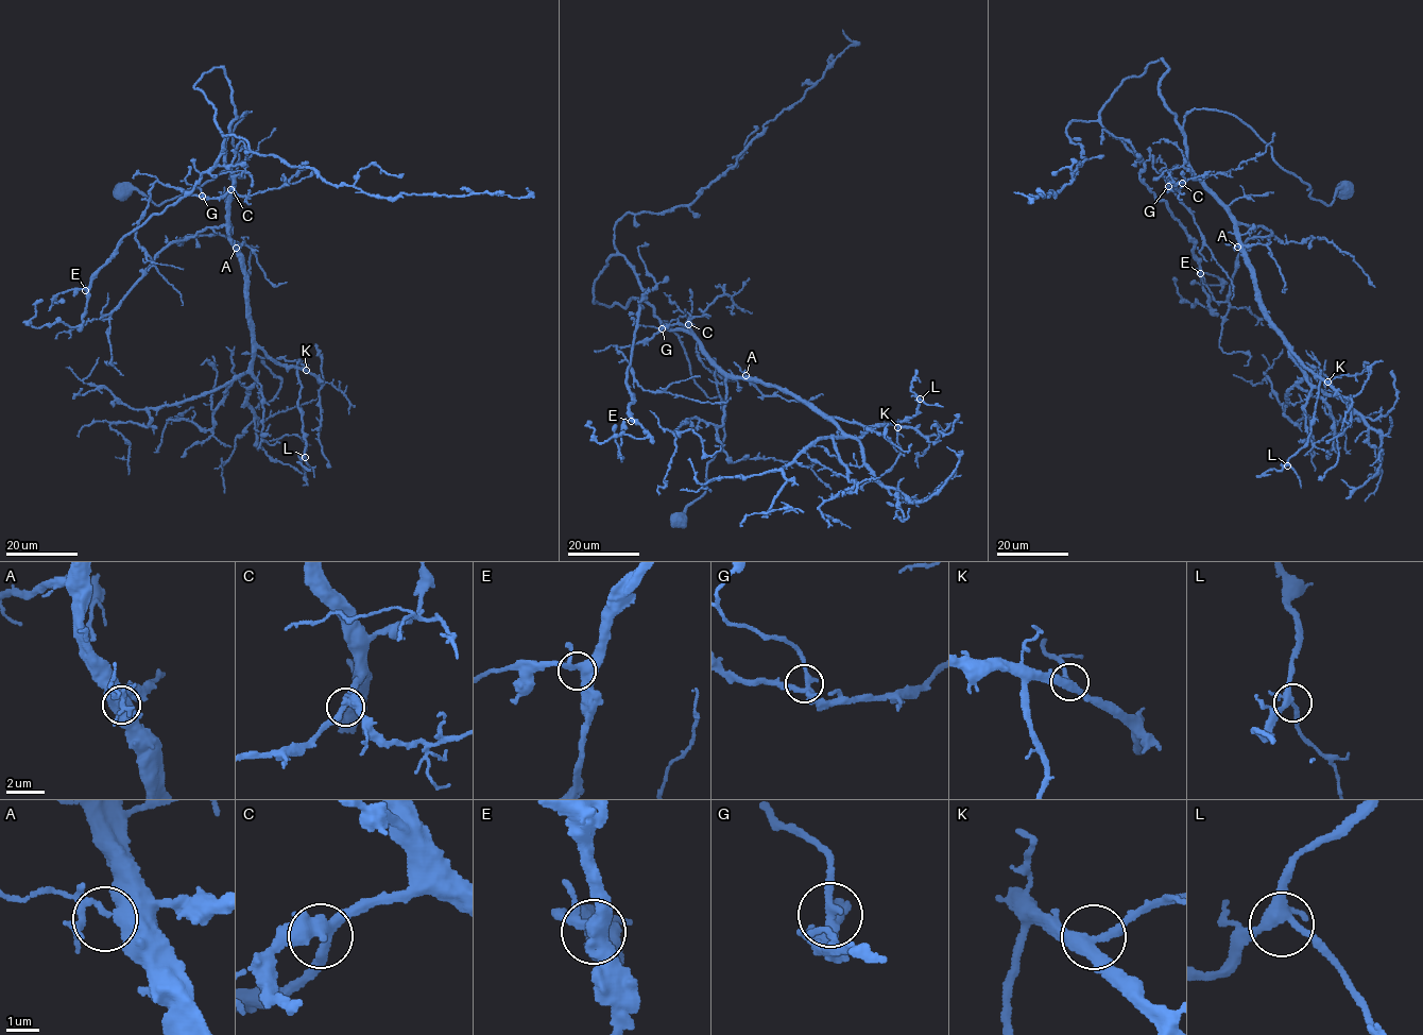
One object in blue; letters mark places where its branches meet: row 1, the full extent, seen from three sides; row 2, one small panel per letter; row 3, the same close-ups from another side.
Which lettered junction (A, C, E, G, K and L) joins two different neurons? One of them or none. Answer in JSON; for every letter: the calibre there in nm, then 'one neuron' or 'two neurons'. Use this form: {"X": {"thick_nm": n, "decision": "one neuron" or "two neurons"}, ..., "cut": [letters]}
{"A": {"thick_nm": 360, "decision": "one neuron"}, "C": {"thick_nm": 380, "decision": "one neuron"}, "E": {"thick_nm": 360, "decision": "one neuron"}, "G": {"thick_nm": 280, "decision": "one neuron"}, "K": {"thick_nm": 320, "decision": "one neuron"}, "L": {"thick_nm": 280, "decision": "one neuron"}, "cut": []}

